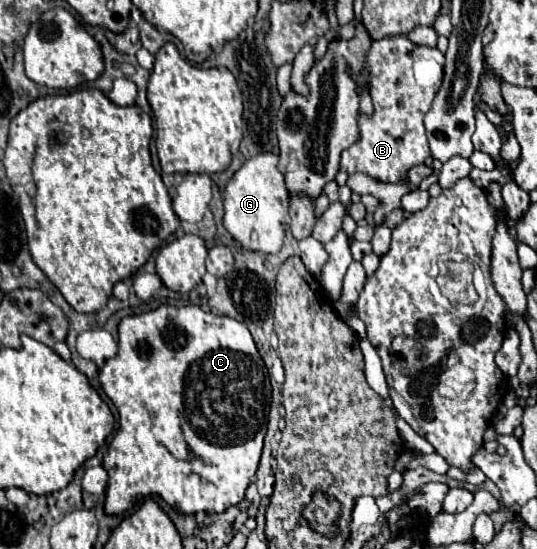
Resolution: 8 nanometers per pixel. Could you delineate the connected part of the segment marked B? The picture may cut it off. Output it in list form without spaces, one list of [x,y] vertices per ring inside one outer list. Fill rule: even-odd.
[[[405,35],[385,37],[373,43],[367,55],[367,71],[371,77],[369,95],[373,99],[375,113],[371,117],[359,115],[361,139],[343,151],[343,171],[361,171],[375,179],[397,183],[409,167],[423,163],[431,155],[423,115],[429,111],[433,95],[441,85],[443,63],[445,55],[439,49],[415,45]]]

